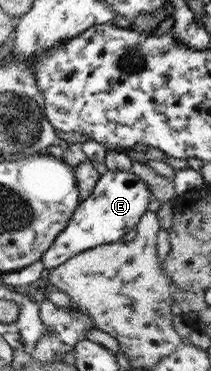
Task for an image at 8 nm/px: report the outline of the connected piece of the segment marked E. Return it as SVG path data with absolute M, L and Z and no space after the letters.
M109 171L101 175L92 192L79 203L70 222L58 236L54 244L44 252L42 262L45 268L56 268L72 256L90 250L100 244L110 244L123 240L124 235L136 229L143 214L149 212L150 189L132 172Z

